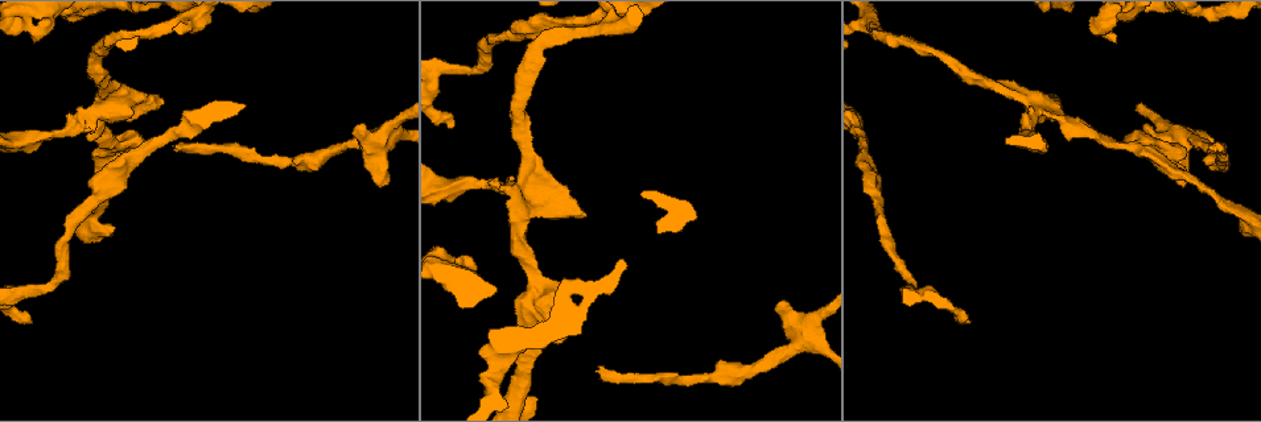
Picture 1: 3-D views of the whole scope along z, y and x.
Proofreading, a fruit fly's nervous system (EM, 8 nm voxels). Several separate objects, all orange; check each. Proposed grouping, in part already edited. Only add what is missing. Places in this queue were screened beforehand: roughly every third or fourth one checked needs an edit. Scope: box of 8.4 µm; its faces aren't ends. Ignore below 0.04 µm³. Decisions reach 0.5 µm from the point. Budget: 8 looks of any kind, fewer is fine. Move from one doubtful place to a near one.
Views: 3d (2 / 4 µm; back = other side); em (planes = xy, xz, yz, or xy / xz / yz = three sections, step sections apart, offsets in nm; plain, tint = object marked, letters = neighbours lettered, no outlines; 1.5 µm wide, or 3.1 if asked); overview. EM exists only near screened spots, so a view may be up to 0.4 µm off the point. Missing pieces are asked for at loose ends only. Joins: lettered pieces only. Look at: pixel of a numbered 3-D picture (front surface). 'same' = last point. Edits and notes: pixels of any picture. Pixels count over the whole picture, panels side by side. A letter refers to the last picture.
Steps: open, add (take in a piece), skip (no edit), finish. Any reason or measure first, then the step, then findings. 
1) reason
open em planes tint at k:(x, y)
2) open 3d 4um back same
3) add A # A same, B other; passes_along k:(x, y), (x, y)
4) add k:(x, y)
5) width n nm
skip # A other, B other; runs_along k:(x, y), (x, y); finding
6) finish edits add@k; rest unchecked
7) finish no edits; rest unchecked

end of a long branch
open em planes tint at 1:(32, 323)

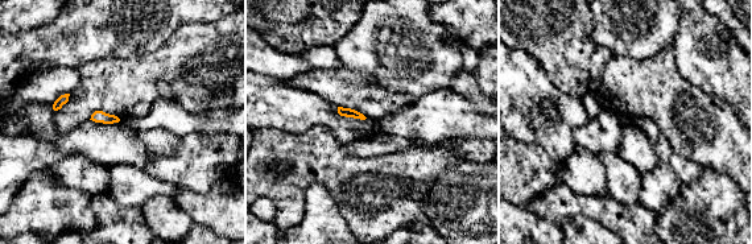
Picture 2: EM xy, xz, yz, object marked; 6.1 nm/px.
open em planes letters same

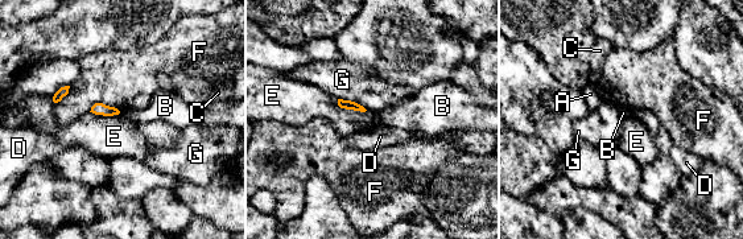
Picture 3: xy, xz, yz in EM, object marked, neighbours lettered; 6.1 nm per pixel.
longest_contact G 200 nm
skip # A other, B other, C other, D other, E other, F other, G other; none of them fits

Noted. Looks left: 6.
free end
open em planes letters at 1:(138, 142)

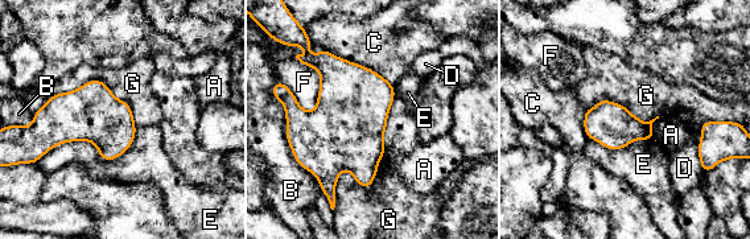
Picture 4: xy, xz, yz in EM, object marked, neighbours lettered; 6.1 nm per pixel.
skip # A other, B other, C other, D other, E other, F other, G other; border 4:(48, 98), (101, 79), (136, 127); no lettered piece goes on from it

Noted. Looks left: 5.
open 3d 2um at 1:(32, 40)

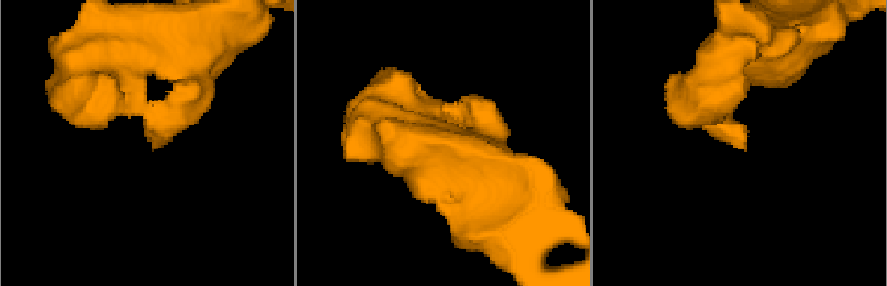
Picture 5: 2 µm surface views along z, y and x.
open em xy step 8 letters at 5:(745, 150)

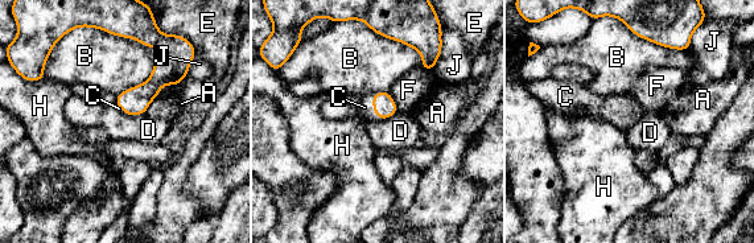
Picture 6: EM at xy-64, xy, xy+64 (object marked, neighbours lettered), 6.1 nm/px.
another direction
open em planes letters same

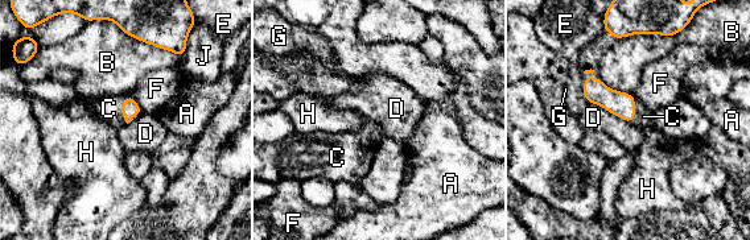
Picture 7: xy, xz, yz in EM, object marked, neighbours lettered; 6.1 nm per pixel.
add C # A other, B other, C same, D other, E other, F other, G other, H other, J other; passes_along 7:(130, 107), (120, 110), (108, 108); it goes on there

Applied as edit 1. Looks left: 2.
finish edits add@7; rest unchecked

